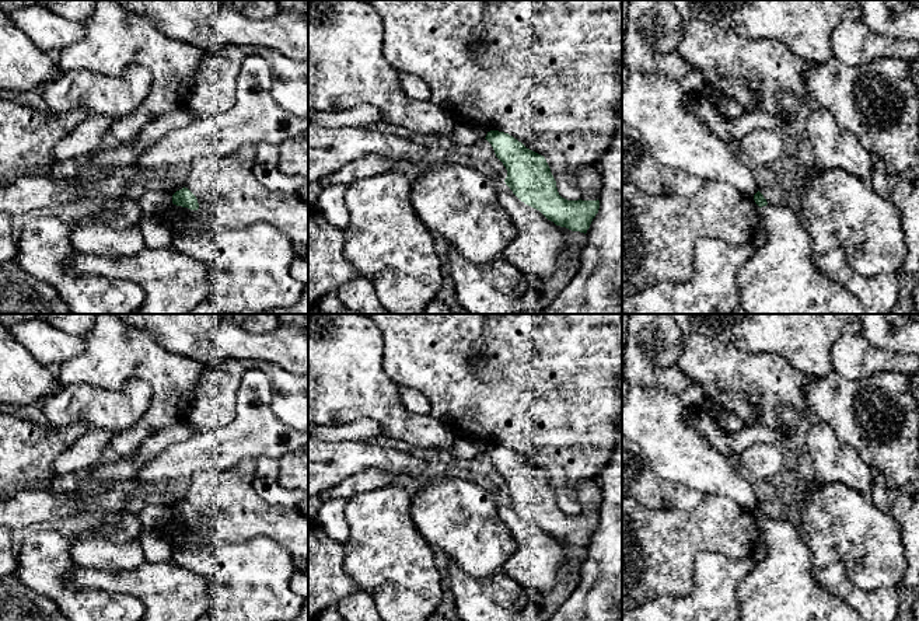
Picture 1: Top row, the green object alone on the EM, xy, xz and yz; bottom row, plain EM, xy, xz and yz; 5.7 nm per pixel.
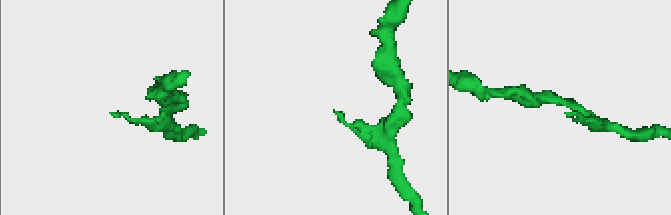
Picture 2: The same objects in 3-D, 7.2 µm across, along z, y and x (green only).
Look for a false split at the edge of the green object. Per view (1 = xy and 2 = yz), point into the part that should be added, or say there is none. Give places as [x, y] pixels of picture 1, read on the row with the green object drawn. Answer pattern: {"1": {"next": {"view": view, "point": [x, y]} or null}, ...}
{"1": {"next": null}, "2": {"next": null}}

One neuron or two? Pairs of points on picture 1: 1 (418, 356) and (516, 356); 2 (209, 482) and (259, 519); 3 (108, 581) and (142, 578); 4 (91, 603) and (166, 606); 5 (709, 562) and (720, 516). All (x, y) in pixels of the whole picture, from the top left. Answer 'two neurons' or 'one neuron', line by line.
1: one neuron
2: one neuron
3: one neuron
4: two neurons
5: two neurons

